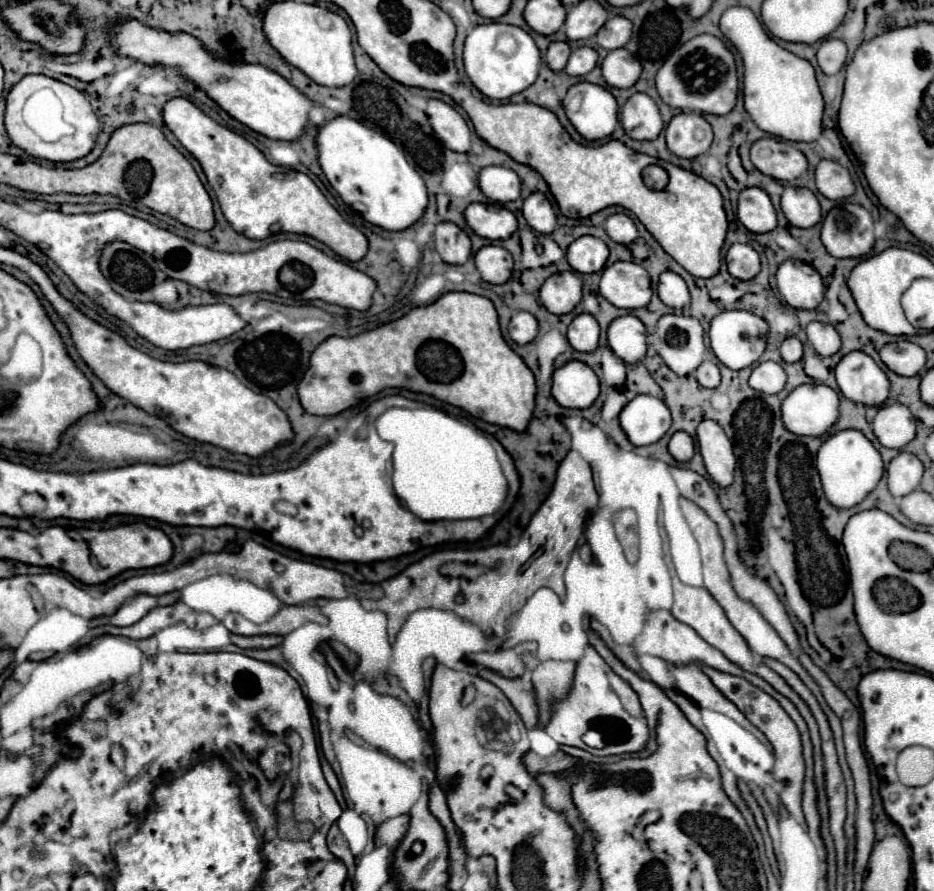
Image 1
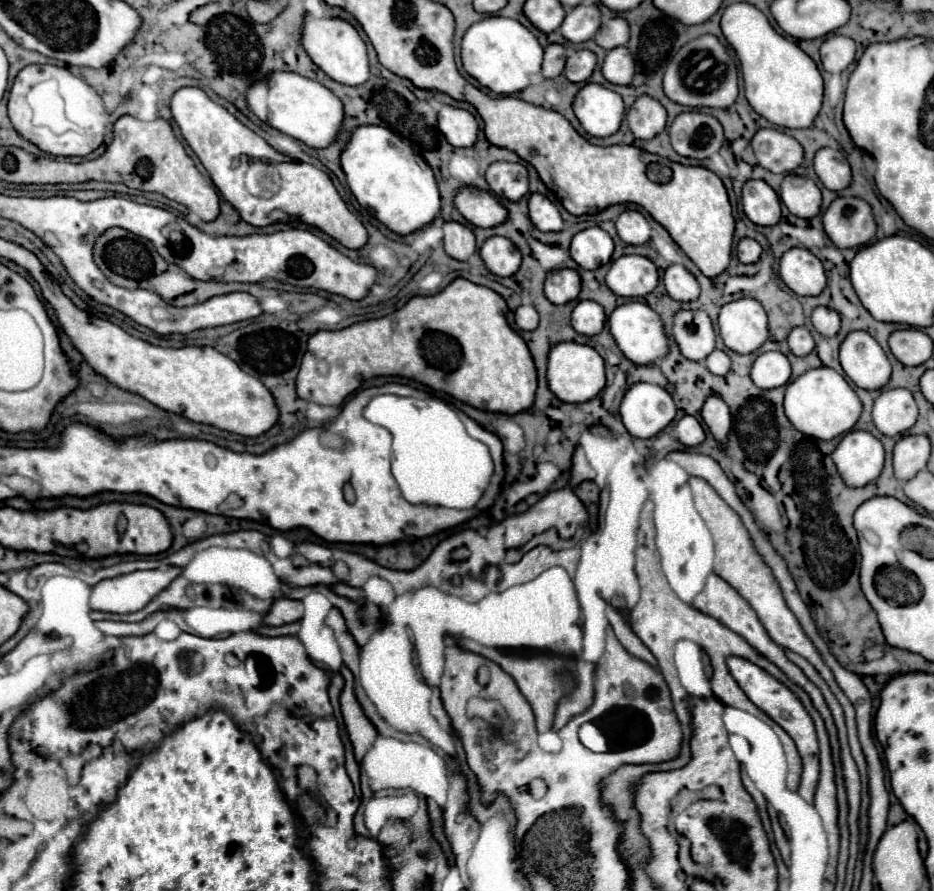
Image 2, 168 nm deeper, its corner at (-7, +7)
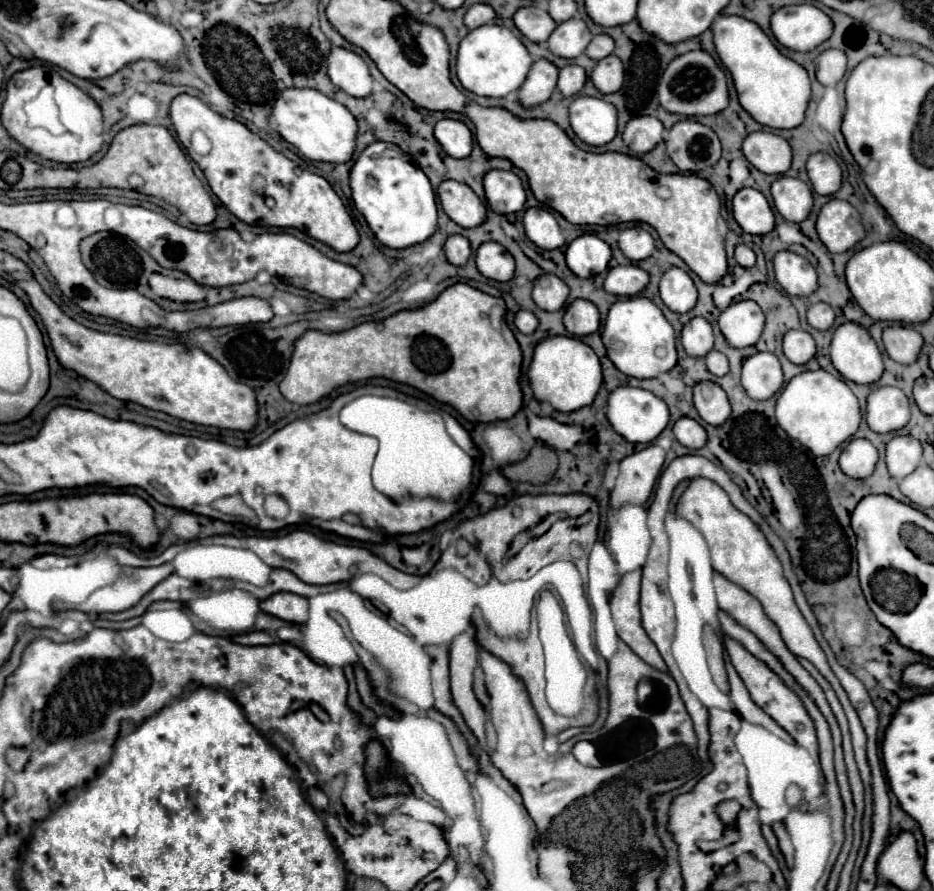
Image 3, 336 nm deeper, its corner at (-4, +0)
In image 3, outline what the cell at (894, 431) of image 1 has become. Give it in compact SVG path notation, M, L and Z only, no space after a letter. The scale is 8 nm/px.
M881 386L867 396L867 424L873 432L887 434L909 422L909 400L895 386Z

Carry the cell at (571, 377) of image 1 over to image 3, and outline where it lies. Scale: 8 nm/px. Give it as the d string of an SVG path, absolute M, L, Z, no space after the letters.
M549 336L539 340L527 376L535 400L549 402L559 412L573 412L593 404L593 398L603 382L597 354L581 340L569 336Z

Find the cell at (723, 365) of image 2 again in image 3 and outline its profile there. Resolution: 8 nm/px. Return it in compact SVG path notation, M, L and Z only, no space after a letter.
M711 350L711 352L705 356L705 362L707 362L709 372L713 372L715 376L725 376L725 374L729 372L727 356L725 356L725 354L721 354L719 350Z

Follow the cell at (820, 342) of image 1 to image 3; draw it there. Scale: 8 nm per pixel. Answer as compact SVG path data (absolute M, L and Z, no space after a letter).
M817 302L807 308L807 322L809 322L809 326L813 326L817 330L829 330L833 320L835 320L835 312L825 302Z

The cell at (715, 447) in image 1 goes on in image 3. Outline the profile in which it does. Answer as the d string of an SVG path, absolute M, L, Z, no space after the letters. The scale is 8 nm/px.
M697 382L693 386L693 404L699 416L713 426L721 426L731 414L725 390L715 382Z

